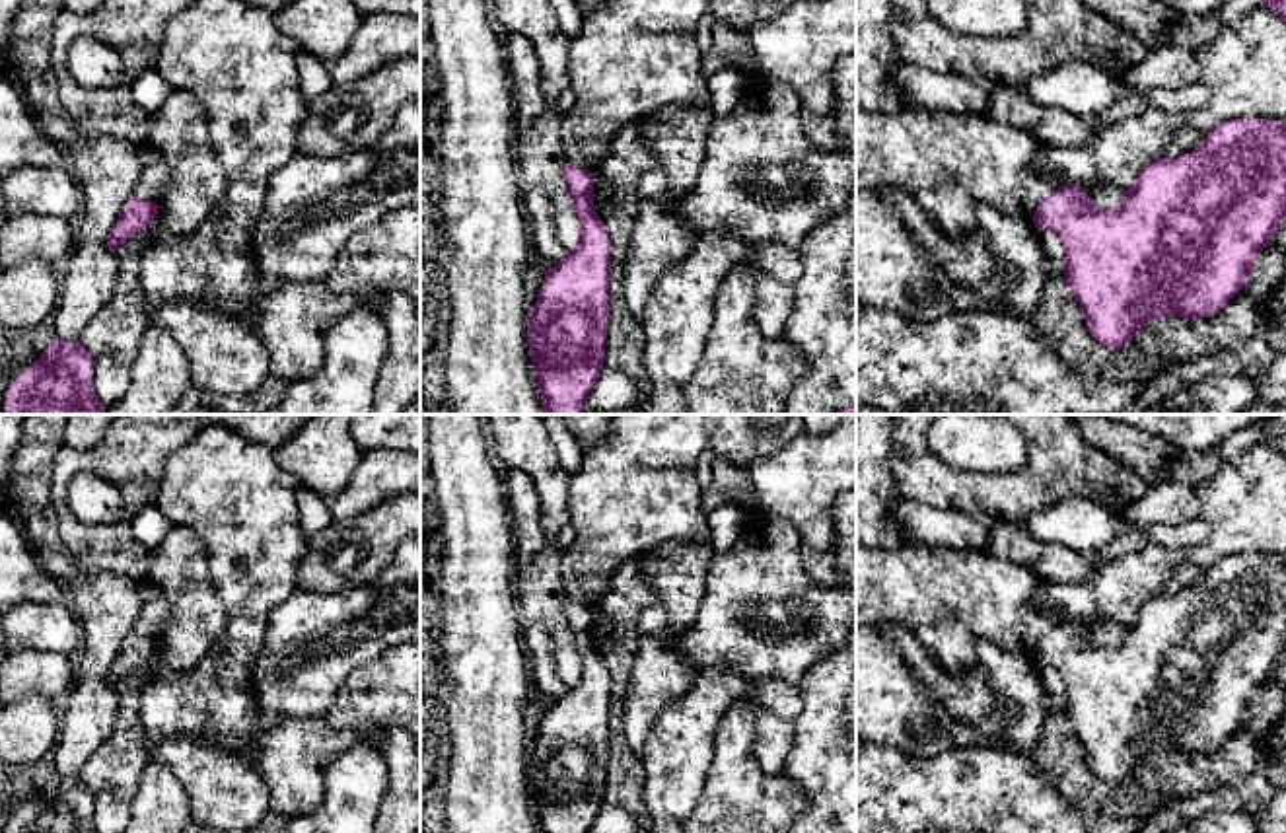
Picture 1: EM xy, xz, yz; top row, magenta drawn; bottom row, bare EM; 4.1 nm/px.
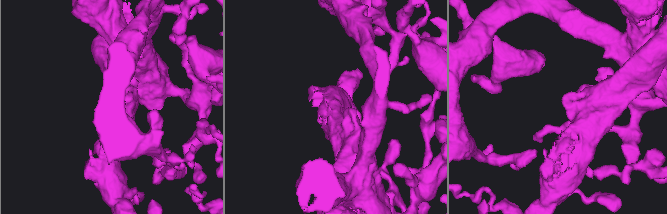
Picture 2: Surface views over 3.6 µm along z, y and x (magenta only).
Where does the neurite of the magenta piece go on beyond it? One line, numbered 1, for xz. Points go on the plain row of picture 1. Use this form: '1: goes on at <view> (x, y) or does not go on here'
1: does not go on here

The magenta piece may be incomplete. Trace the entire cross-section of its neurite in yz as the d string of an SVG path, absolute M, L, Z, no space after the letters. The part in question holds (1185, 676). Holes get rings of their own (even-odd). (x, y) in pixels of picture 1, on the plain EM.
M1239 553L1216 561L1189 590L1160 594L1138 609L1119 644L1101 646L1086 623L1060 621L1035 646L1039 668L1054 668L1066 689L1064 716L1091 773L1111 786L1126 782L1150 755L1216 751L1247 718L1259 689L1286 658L1286 557Z

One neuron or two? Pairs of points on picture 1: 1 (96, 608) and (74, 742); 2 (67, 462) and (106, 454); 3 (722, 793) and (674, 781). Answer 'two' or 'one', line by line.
1: one
2: one
3: two

